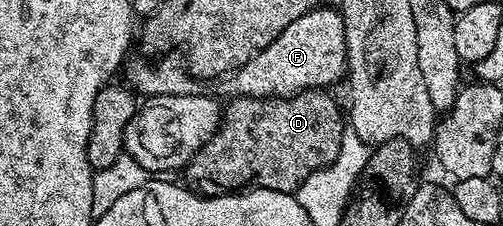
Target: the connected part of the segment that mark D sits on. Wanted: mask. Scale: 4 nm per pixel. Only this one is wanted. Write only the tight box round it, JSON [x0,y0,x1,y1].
[184,89,344,196]

